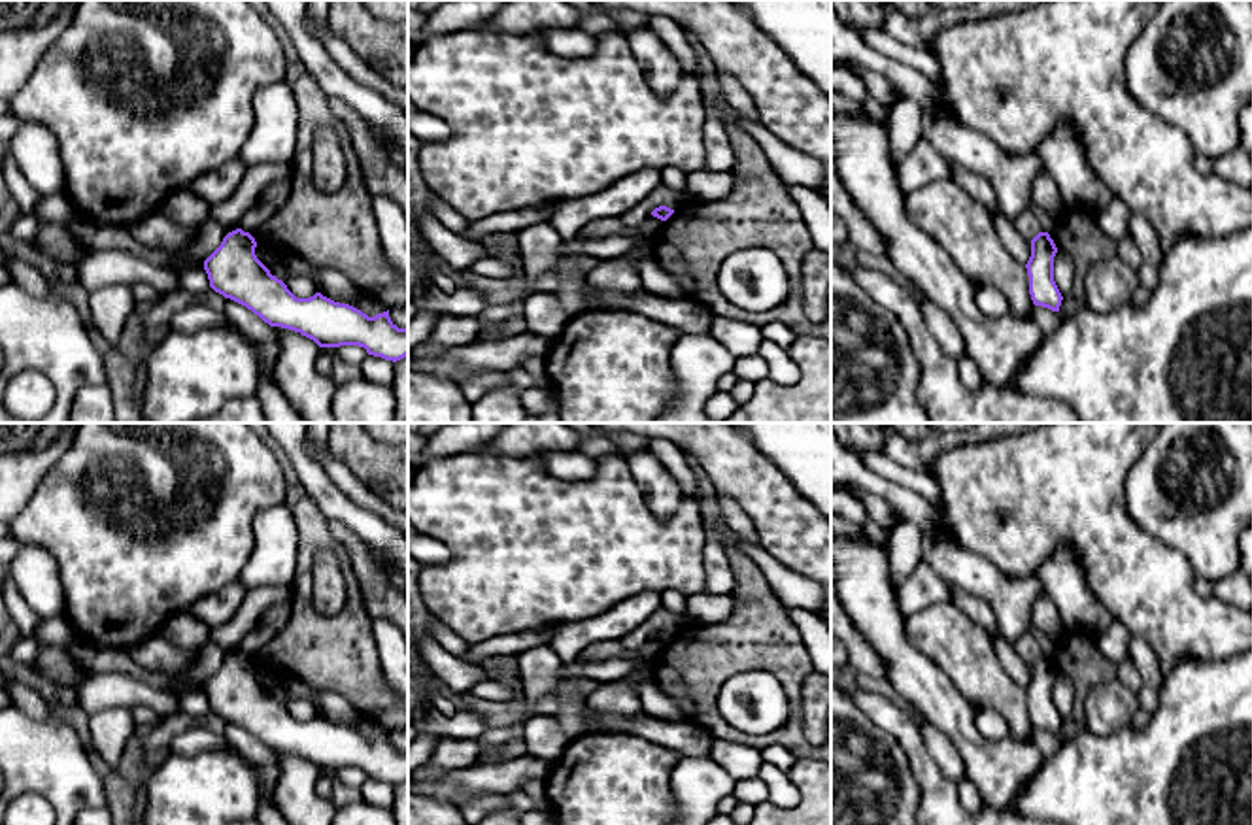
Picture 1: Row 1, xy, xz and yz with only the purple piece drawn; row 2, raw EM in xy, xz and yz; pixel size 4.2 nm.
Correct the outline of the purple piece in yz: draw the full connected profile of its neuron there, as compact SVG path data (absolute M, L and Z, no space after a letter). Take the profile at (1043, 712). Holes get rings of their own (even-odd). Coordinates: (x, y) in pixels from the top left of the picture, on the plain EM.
M1039 655L1031 663L1031 680L1025 687L1029 699L1029 717L1035 729L1059 734L1061 716L1054 704L1054 680L1057 670L1048 655Z

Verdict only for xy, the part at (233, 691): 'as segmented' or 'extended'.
as segmented

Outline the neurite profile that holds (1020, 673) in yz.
M991 638L991 644L1010 678L1022 687L1027 687L1031 680L1031 665L1024 663L1022 657L1014 651L1012 644L1008 644L1005 638Z

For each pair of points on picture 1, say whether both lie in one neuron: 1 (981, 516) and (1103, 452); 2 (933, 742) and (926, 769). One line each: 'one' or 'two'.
1: one
2: two

